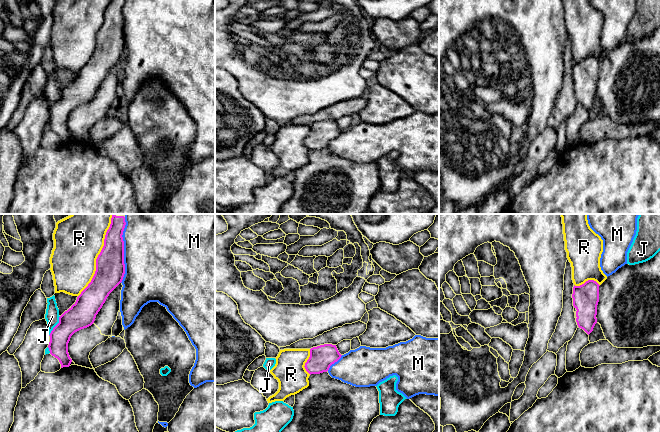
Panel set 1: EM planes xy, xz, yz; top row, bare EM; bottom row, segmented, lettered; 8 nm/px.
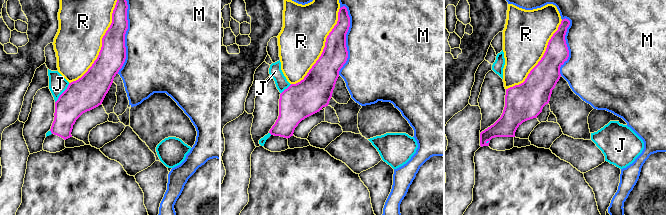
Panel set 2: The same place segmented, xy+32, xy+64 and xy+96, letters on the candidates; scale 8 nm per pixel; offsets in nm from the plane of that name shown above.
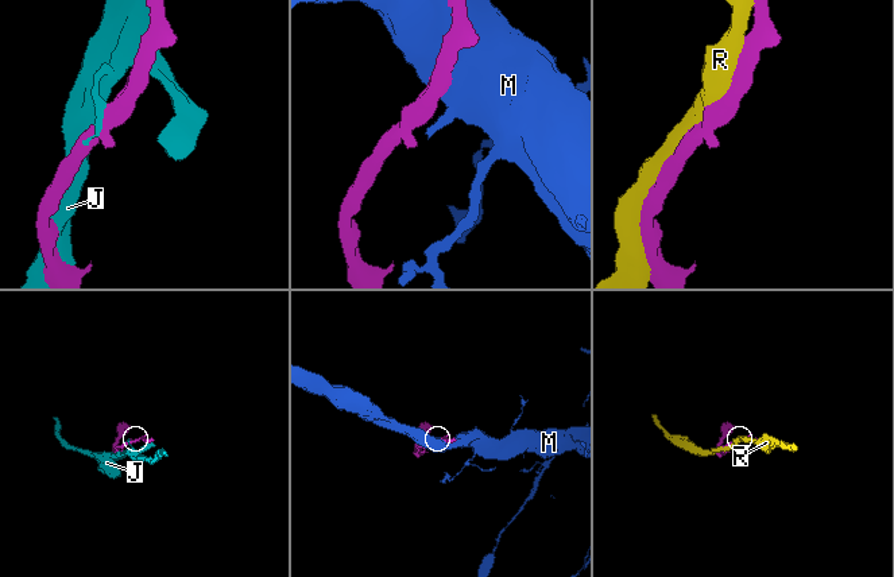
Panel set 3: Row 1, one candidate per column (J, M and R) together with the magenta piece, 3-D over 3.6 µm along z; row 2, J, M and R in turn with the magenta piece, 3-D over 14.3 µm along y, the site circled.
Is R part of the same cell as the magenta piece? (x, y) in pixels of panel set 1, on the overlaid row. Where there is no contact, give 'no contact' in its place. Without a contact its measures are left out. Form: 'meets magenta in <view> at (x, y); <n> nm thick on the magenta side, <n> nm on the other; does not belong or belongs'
meets magenta in xy at (98, 255); 240 nm thick on the magenta side, 400 nm on the other; belongs

